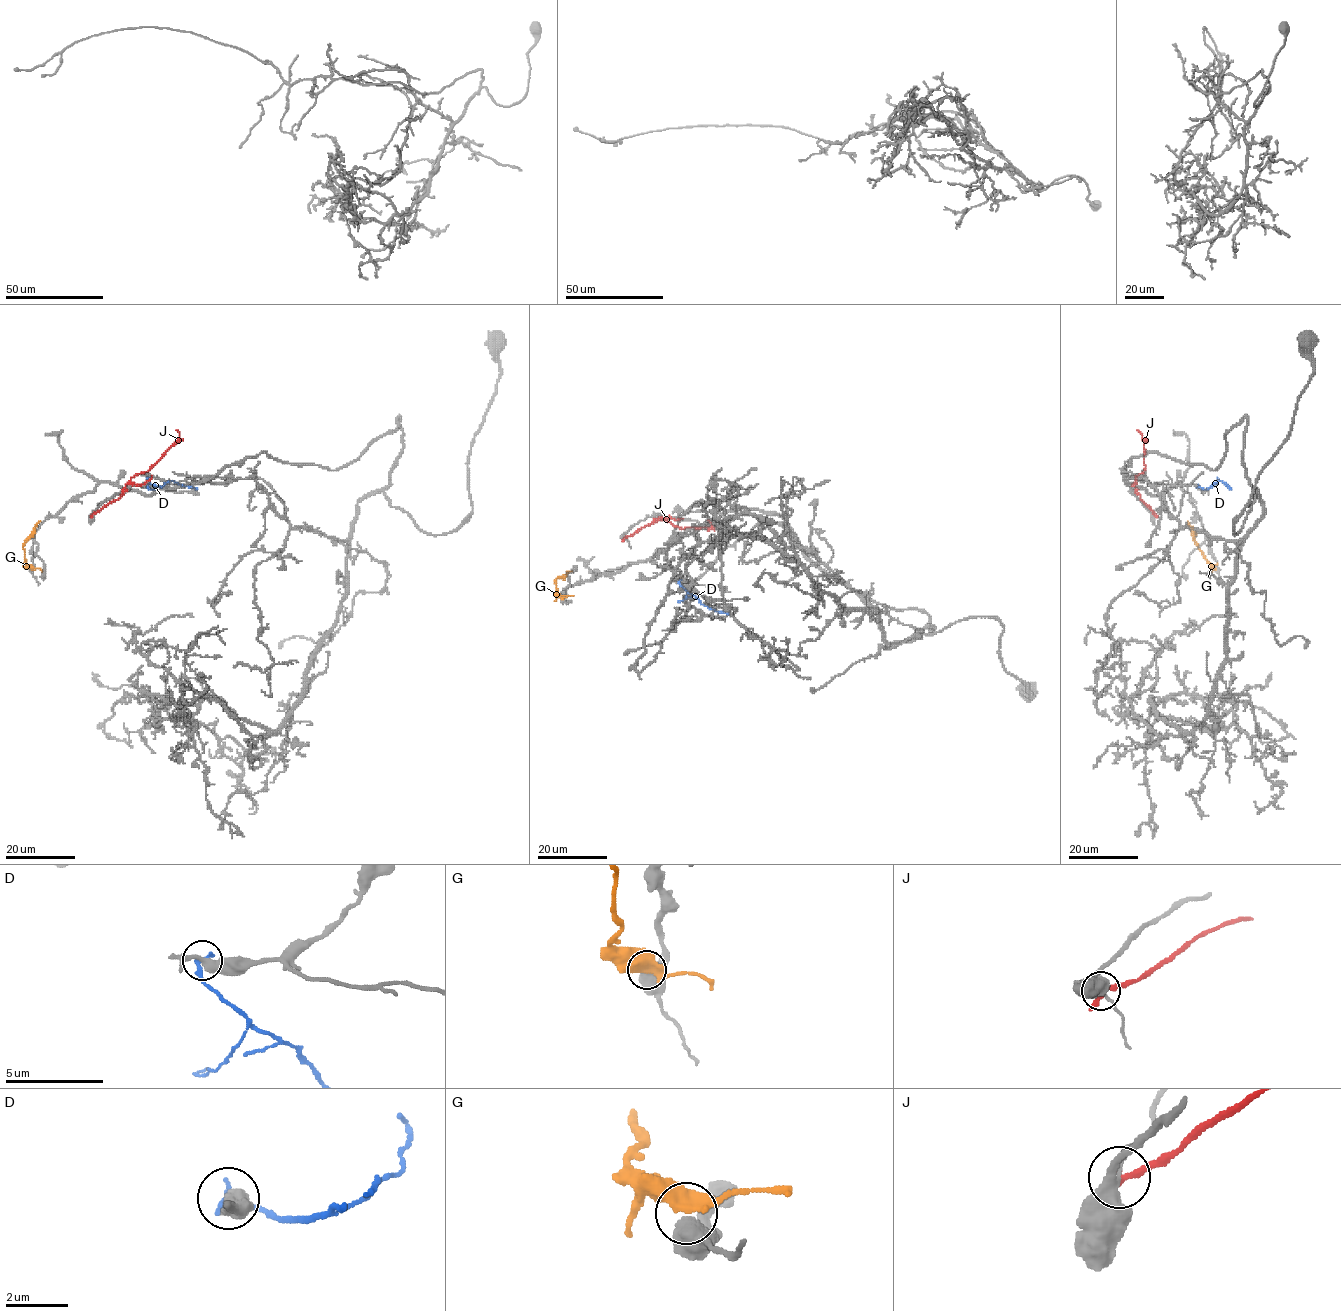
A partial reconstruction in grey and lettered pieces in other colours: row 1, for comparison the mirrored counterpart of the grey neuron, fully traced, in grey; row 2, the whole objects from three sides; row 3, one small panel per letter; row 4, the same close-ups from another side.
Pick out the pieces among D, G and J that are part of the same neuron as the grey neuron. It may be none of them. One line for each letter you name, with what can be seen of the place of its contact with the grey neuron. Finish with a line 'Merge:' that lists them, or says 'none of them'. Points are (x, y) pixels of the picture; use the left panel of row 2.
Merge: none of them

